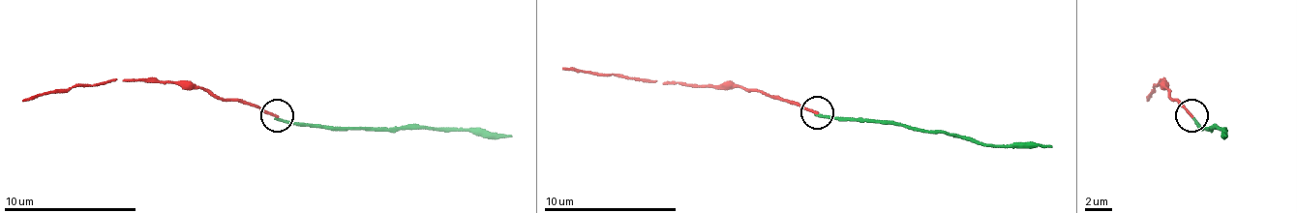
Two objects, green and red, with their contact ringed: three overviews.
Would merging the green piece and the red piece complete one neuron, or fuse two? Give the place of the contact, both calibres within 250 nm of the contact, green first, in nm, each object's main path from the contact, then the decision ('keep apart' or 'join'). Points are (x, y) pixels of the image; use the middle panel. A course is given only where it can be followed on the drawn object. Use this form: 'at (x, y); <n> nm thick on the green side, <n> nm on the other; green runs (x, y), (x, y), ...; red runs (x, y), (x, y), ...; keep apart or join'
at (817, 112); 200 nm thick on the green side, 190 nm on the other; green runs (818, 111), (837, 118), (901, 121), (984, 144), (1038, 144), (1050, 148); red runs (818, 111), (747, 91), (741, 84), (651, 81), (561, 68); keep apart

